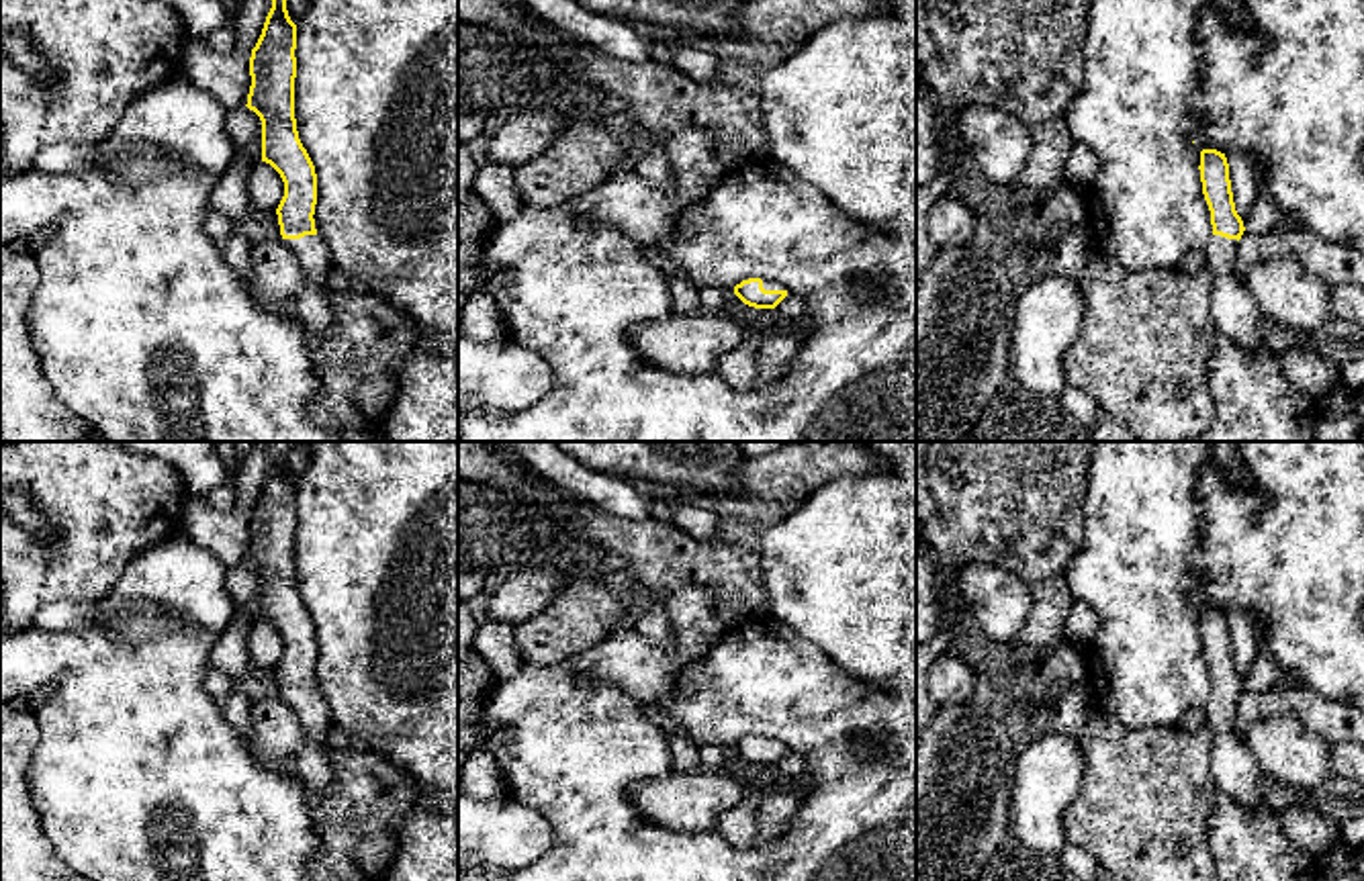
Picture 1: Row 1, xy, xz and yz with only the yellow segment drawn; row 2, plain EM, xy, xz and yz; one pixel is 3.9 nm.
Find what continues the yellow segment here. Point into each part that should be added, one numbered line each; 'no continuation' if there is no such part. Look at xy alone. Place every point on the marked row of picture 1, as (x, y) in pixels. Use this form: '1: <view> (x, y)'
1: xy (309, 307)

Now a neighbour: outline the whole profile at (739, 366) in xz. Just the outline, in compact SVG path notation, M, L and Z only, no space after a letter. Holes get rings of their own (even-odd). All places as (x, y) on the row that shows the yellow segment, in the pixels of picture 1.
M746 331L744 337L736 343L736 347L720 358L716 374L740 392L757 386L759 337Z

